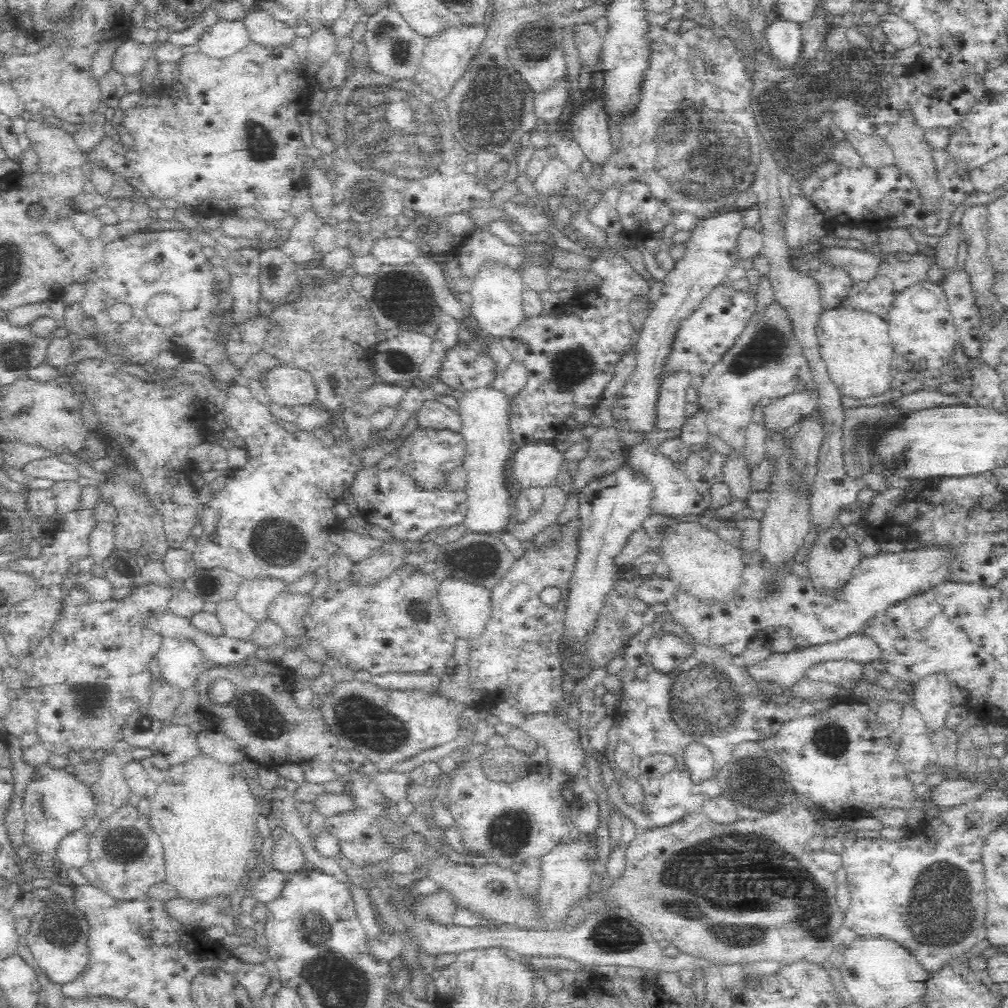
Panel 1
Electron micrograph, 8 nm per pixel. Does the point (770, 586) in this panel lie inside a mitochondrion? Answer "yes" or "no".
yes

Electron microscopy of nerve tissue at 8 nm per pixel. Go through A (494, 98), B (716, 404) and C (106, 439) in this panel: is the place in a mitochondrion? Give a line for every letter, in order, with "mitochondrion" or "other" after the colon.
A: mitochondrion
B: other
C: other

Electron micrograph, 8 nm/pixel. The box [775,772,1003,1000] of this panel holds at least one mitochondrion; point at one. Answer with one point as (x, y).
(937, 911)

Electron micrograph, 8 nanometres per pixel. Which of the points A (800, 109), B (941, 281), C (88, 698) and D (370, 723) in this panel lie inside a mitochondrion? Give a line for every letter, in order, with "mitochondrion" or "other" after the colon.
A: mitochondrion
B: other
C: mitochondrion
D: mitochondrion

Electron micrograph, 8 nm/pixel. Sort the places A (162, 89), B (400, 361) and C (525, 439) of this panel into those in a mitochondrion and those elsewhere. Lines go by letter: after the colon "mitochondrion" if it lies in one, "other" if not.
A: other
B: mitochondrion
C: other

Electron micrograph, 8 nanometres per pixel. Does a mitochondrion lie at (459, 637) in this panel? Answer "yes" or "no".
no

